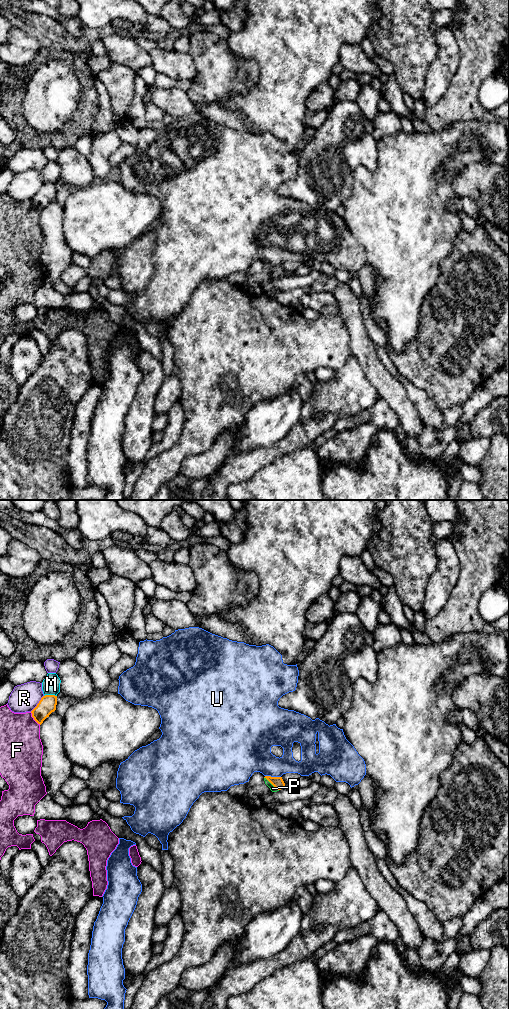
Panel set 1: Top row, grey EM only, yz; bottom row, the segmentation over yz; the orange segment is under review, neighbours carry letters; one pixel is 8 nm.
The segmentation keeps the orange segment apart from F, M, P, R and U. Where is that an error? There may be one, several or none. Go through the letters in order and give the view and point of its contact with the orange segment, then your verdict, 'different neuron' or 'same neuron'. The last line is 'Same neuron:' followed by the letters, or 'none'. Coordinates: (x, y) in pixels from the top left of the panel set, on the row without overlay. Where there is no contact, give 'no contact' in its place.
F: yz (34, 207) | different neuron
M: yz (50, 183) | different neuron
P: yz (271, 271) | same neuron
R: yz (38, 191) | different neuron
U: yz (273, 265) | different neuron
Same neuron: P

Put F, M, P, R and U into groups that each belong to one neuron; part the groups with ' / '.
F / M / P / R / U

